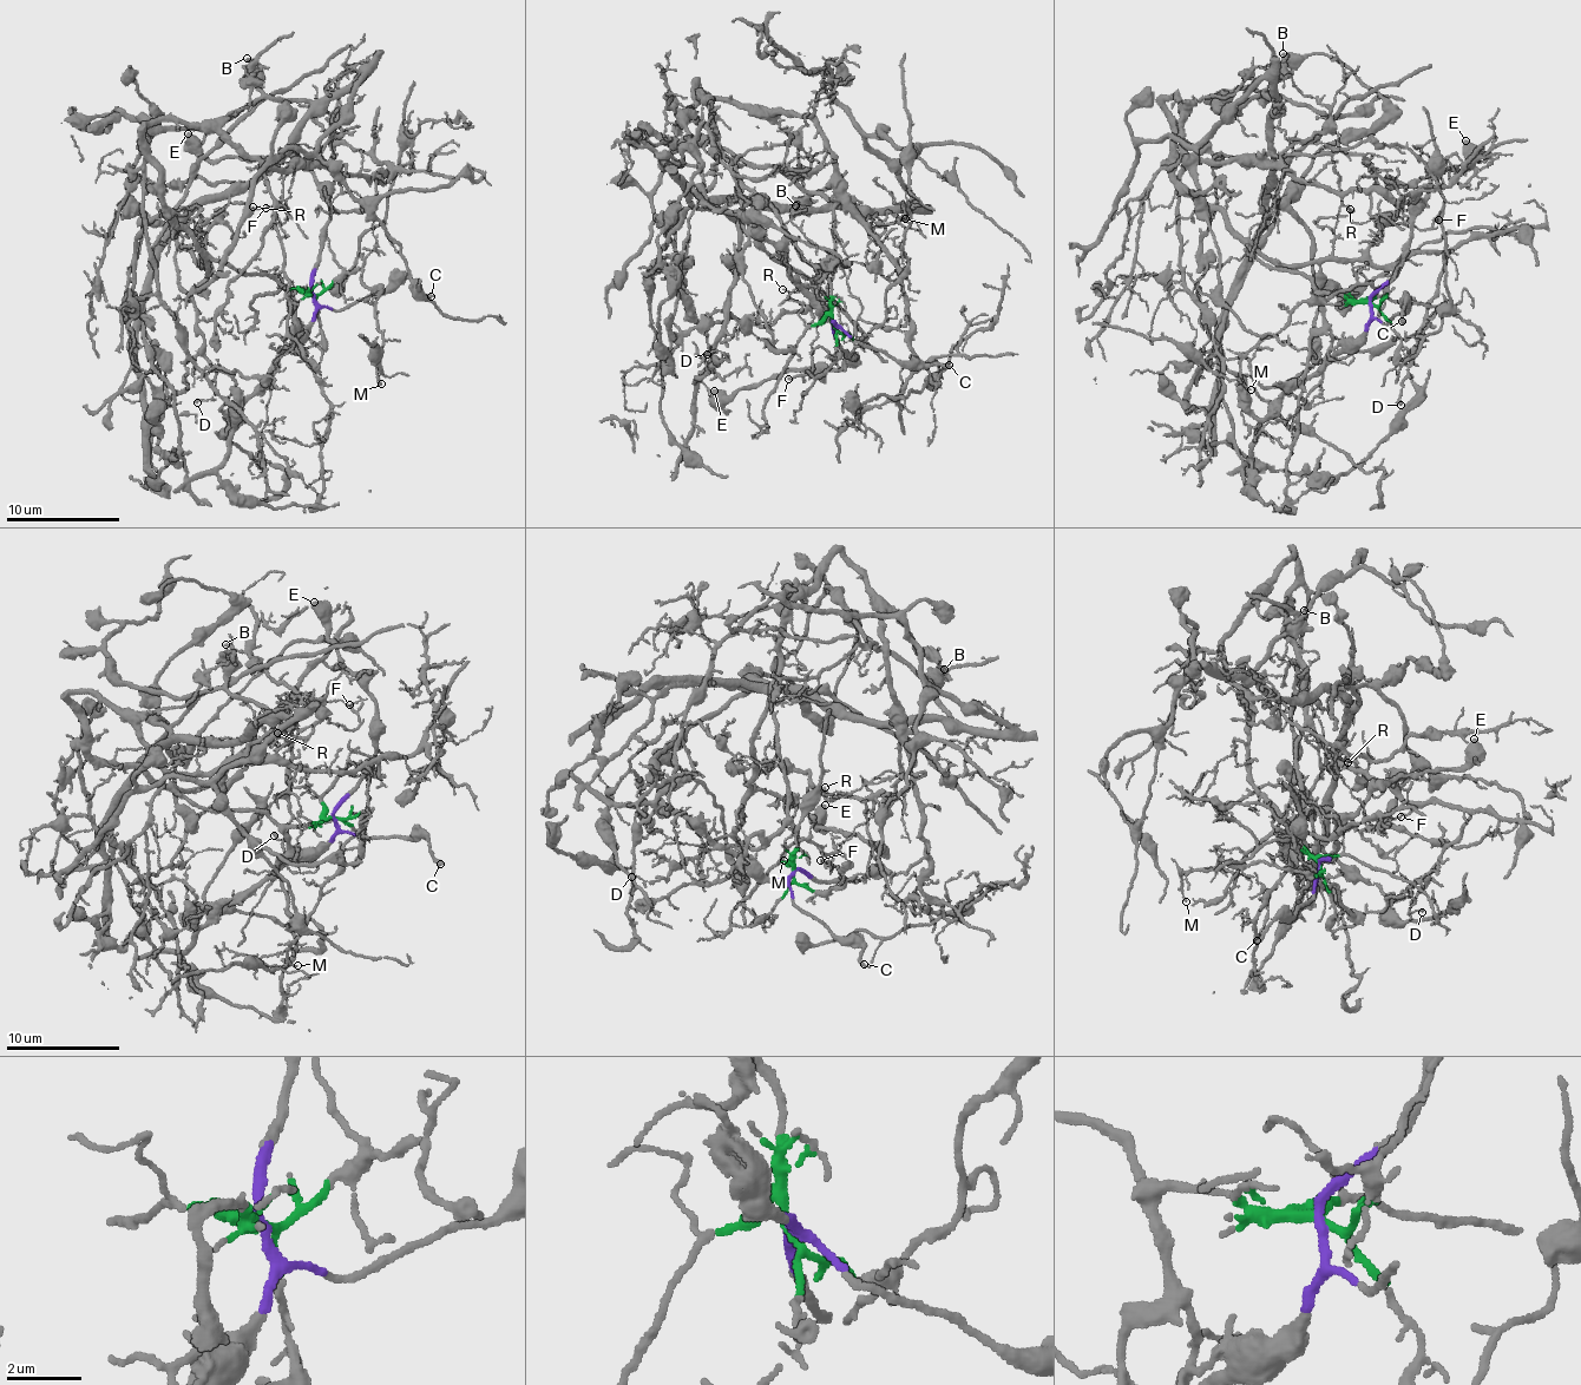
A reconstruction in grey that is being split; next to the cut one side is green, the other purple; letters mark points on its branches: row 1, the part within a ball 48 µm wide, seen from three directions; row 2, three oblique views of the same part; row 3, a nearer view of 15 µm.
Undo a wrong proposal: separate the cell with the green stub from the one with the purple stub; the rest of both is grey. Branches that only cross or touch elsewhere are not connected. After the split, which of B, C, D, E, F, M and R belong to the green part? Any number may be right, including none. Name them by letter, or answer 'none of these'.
B, D, F, M, R

